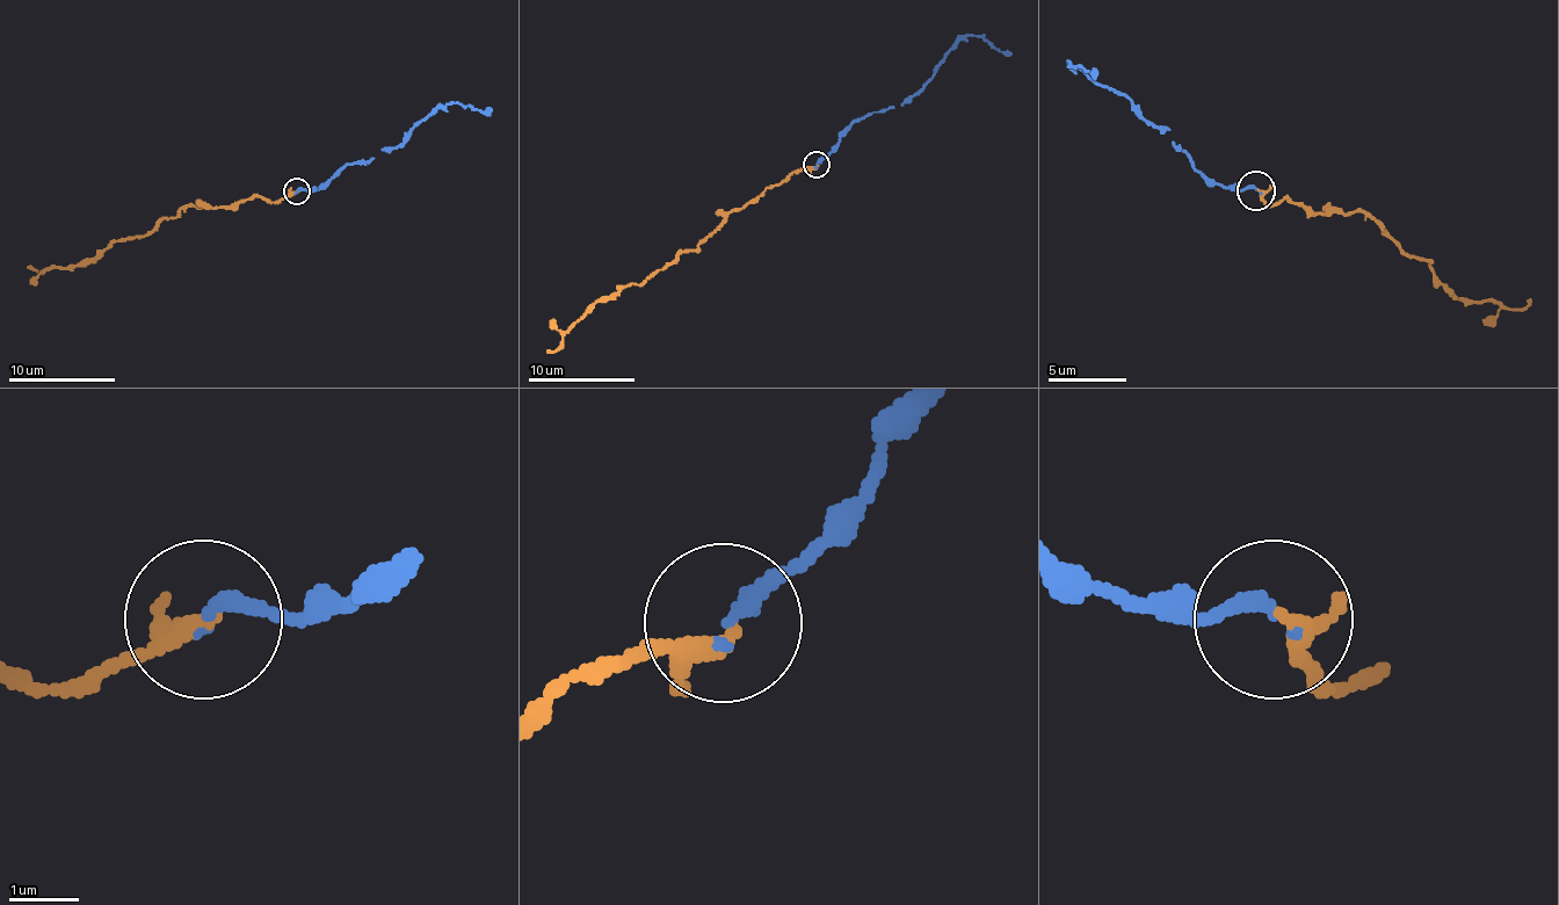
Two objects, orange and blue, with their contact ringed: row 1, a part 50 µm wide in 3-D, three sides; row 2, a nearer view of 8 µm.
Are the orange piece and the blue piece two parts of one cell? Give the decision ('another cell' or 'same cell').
same cell

